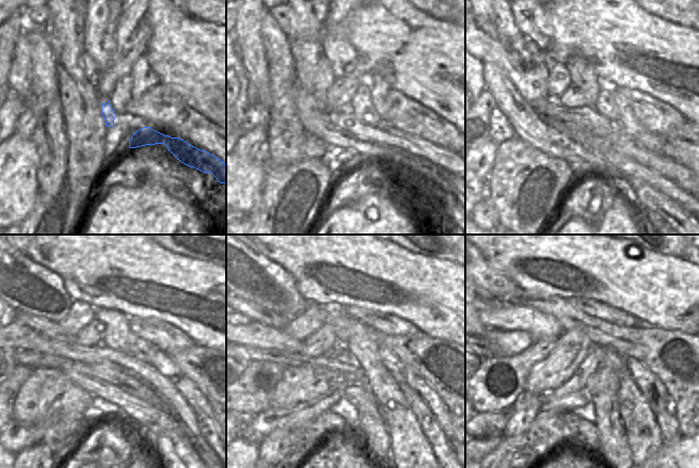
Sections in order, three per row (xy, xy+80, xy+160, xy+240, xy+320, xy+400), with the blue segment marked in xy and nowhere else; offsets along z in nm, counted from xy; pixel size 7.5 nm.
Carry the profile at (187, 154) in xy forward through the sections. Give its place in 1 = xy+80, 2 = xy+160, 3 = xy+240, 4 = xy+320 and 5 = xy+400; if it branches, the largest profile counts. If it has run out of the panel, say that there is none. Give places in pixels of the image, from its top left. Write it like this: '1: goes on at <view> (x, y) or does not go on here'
1: goes on at xy+80 (380, 132)
2: goes on at xy+160 (586, 117)
3: goes on at xy+240 (51, 329)
4: goes on at xy+320 (254, 311)
5: goes on at xy+400 (487, 301)

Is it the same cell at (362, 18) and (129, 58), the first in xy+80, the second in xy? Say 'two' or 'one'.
two

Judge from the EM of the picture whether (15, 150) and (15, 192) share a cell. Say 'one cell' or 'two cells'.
one cell

